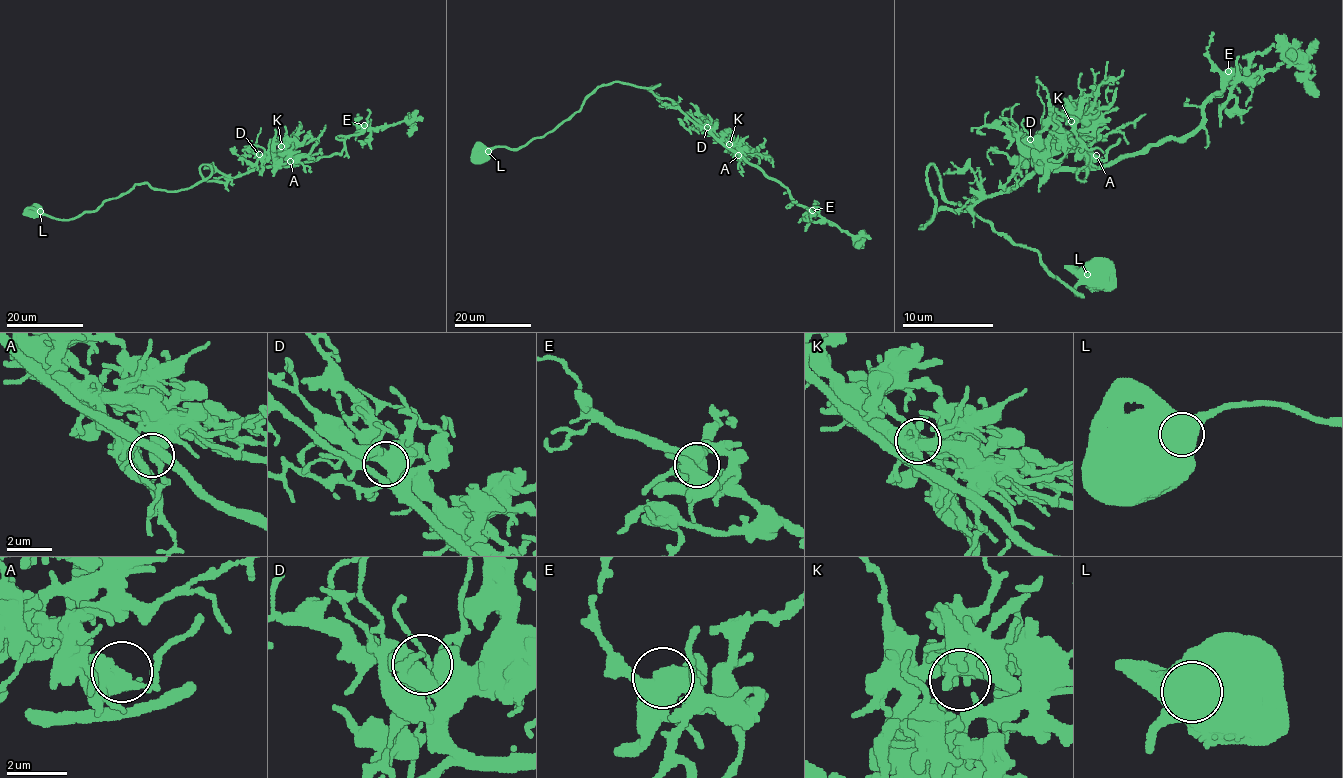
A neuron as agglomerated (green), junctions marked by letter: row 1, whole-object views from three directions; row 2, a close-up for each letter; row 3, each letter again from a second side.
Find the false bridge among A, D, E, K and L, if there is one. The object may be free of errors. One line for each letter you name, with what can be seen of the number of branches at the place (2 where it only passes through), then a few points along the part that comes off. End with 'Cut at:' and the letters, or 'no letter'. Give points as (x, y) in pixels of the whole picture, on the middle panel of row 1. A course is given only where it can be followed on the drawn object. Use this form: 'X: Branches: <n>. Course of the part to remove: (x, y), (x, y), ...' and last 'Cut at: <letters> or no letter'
Cut at: no letter

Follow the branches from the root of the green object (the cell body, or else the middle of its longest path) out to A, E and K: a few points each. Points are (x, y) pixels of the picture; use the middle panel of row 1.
A: (483, 155), (543, 137), (599, 86), (614, 81), (660, 84), (647, 89), (670, 99), (738, 155)
E: (483, 155), (497, 146), (520, 148), (543, 137), (602, 84), (660, 84), (647, 89), (670, 99), (812, 210)
K: (483, 155), (543, 137), (599, 86), (614, 81), (660, 84), (647, 89), (729, 144)

